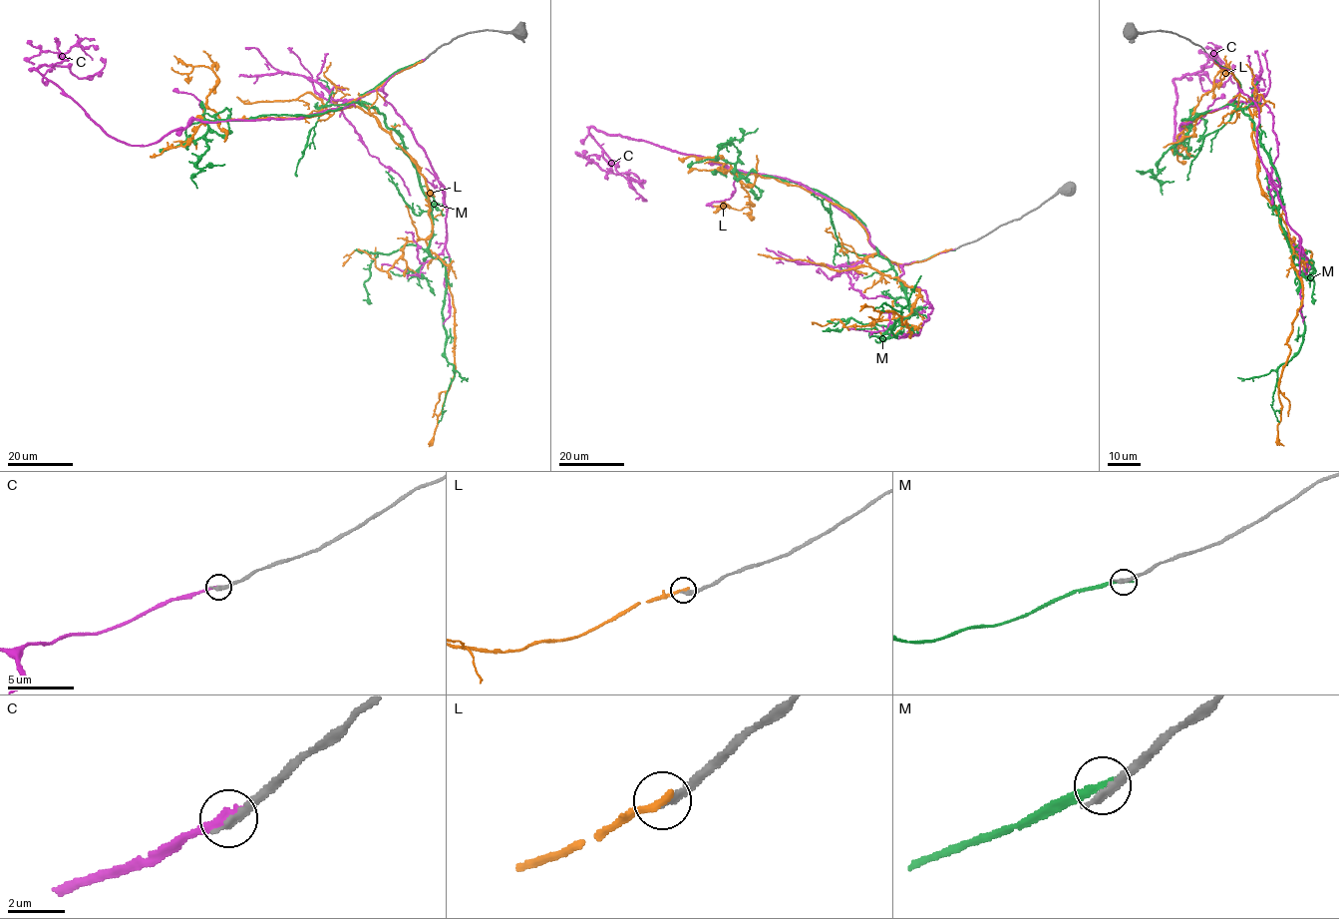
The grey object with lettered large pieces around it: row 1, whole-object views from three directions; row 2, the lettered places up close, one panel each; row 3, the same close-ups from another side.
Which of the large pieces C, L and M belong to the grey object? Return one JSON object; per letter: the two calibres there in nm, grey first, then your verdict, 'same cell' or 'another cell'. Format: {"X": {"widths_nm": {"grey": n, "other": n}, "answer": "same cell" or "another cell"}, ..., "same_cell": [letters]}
{"C": {"widths_nm": {"grey": 240, "other": 280}, "answer": "another cell"}, "L": {"widths_nm": {"grey": 200, "other": 280}, "answer": "another cell"}, "M": {"widths_nm": {"grey": 280, "other": 260}, "answer": "another cell"}, "same_cell": []}

